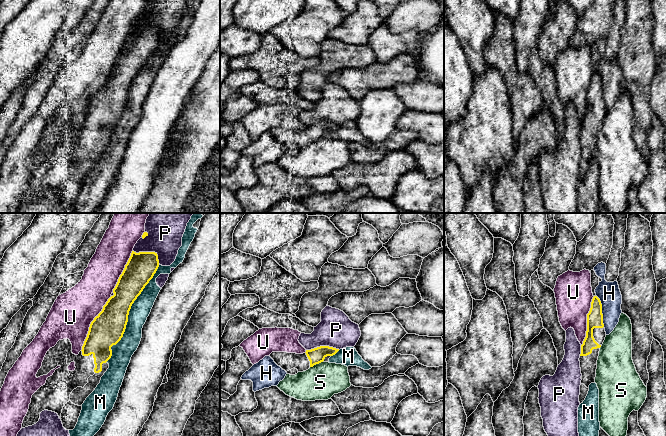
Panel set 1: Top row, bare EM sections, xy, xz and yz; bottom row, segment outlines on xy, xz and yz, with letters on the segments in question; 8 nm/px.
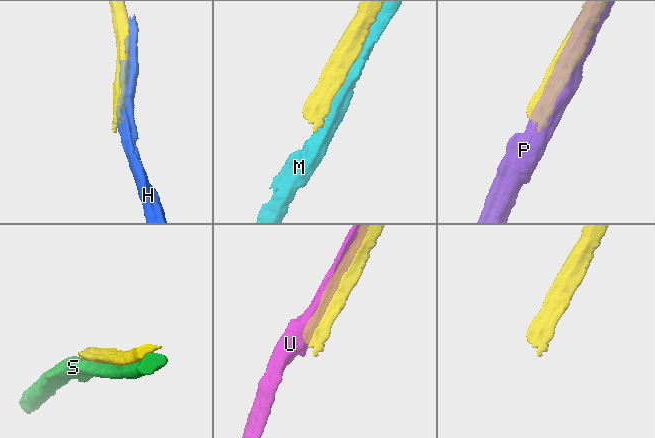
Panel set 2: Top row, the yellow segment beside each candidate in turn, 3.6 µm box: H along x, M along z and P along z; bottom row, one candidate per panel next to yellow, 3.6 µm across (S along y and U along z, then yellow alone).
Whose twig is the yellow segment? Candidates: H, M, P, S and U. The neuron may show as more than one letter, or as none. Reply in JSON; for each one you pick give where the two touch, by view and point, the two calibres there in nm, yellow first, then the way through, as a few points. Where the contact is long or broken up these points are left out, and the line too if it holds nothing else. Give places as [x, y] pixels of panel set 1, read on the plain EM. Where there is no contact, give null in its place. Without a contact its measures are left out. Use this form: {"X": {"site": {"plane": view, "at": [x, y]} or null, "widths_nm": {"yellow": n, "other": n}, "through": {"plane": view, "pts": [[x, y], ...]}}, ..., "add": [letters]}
{"add": []}

